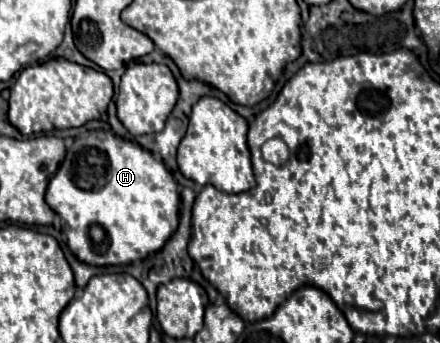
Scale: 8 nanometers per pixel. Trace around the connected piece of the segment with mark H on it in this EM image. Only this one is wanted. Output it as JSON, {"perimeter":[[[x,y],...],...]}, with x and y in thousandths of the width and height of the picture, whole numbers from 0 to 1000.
{"perimeter":[[[214,379],[168,408],[132,501],[114,519],[100,583],[141,636],[141,671],[159,729],[182,764],[209,776],[268,776],[327,758],[359,735],[405,665],[409,566],[391,507],[345,443],[241,379]]]}

